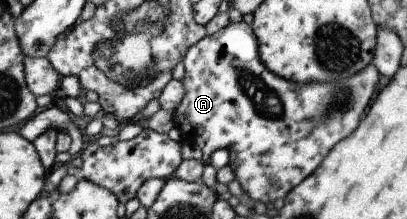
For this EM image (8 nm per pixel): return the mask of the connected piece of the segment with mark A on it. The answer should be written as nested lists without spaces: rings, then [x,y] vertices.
[[[229,22],[225,27],[222,27],[214,34],[206,34],[199,41],[196,41],[186,52],[183,62],[183,77],[182,86],[184,87],[184,94],[179,102],[179,105],[173,111],[173,123],[179,129],[182,139],[187,143],[193,143],[202,153],[202,161],[204,164],[209,163],[209,155],[216,149],[226,149],[228,153],[228,164],[233,172],[234,179],[239,183],[242,191],[253,199],[253,201],[261,201],[265,203],[267,201],[275,201],[275,199],[281,199],[287,195],[288,191],[291,191],[297,184],[300,184],[309,174],[314,172],[314,169],[320,164],[327,152],[344,137],[347,137],[354,129],[363,116],[367,113],[369,107],[369,101],[375,93],[375,85],[379,81],[379,73],[373,66],[373,63],[366,65],[361,73],[357,73],[355,77],[349,77],[347,81],[332,82],[331,84],[322,83],[317,84],[296,84],[276,76],[271,73],[258,58],[258,51],[256,46],[256,39],[253,35],[252,27],[243,22],[233,23]]]

